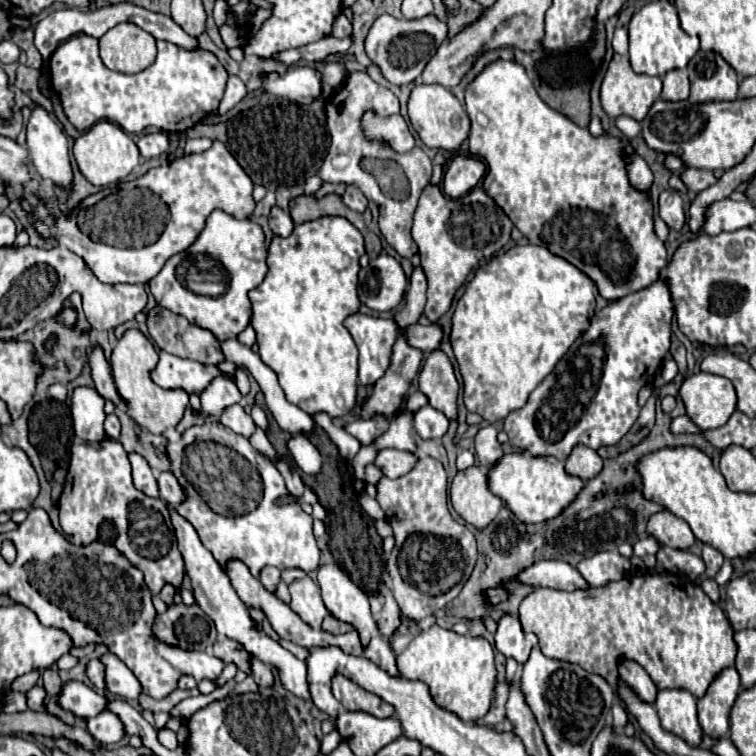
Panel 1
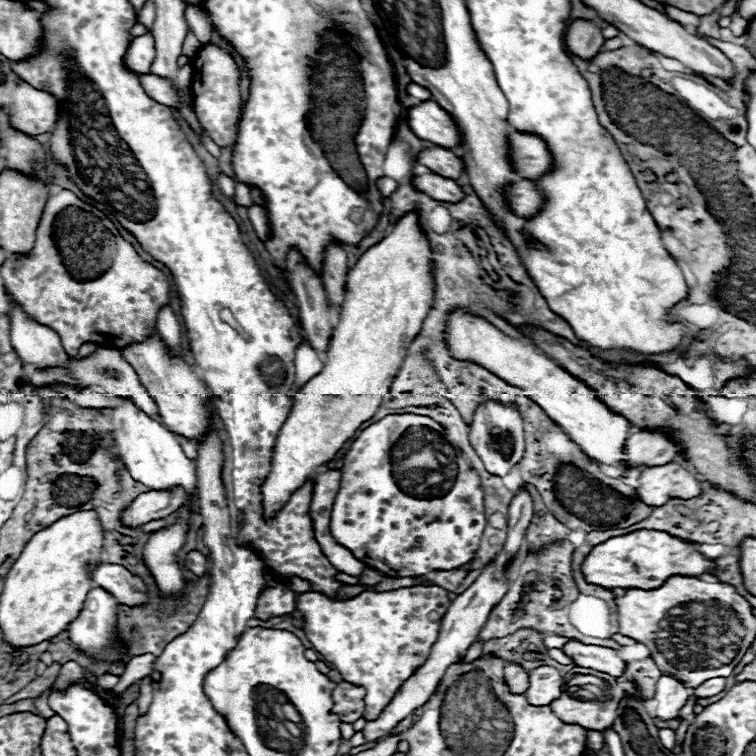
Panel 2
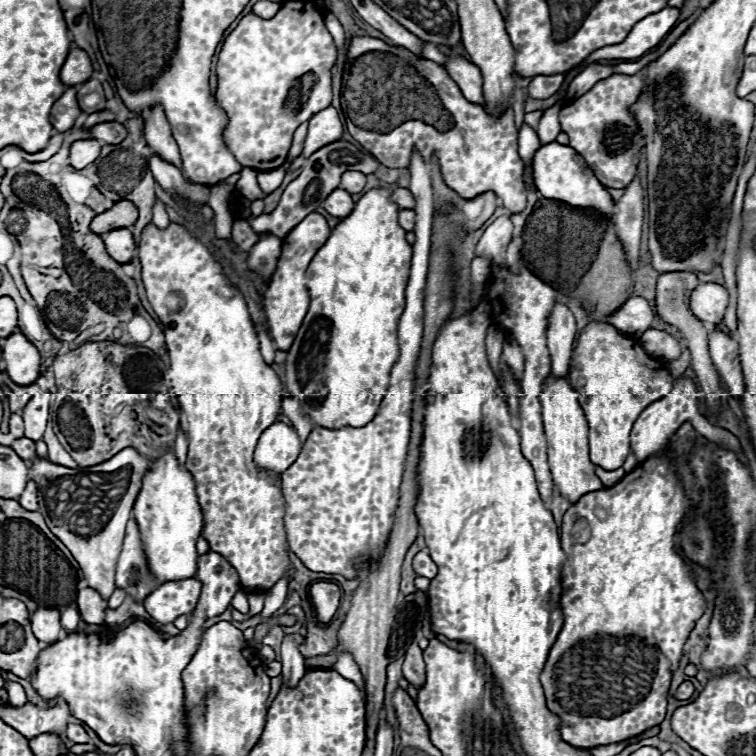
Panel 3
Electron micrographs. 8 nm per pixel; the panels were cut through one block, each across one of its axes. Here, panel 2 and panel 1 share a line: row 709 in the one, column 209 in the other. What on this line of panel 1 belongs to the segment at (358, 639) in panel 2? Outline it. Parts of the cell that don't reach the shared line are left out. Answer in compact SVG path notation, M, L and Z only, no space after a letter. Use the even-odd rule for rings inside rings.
M164 350L159 351L158 364L150 372L150 378L160 388L166 388L166 390L180 388L188 394L198 394L198 396L204 392L204 388L208 388L208 384L216 376L228 376L230 380L236 380L234 374L224 374L224 372L220 372L218 366L208 366L208 364L200 364L200 362L194 362L188 358L178 358ZM164 358L170 358L172 366L168 366Z

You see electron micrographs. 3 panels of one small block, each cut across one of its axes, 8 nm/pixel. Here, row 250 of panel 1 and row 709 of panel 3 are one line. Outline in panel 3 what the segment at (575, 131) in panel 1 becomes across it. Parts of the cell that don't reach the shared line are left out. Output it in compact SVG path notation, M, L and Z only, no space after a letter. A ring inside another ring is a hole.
M670 442L656 454L648 456L644 462L640 462L630 474L626 474L618 484L610 486L610 488L602 488L596 492L588 492L584 494L574 506L570 506L570 510L564 514L562 520L562 550L566 552L566 564L562 568L562 596L560 596L560 606L564 612L564 626L558 634L556 644L552 646L546 666L540 674L540 682L544 686L544 696L546 696L546 704L548 708L558 714L564 720L562 726L562 740L578 746L578 748L594 748L594 746L602 746L602 744L612 744L612 742L622 742L626 738L638 736L644 730L658 726L664 716L666 716L666 698L668 698L668 688L670 688L670 680L672 680L672 672L680 666L680 658L682 658L682 650L686 644L686 638L690 634L690 630L694 628L696 620L704 614L708 602L704 600L702 592L696 586L694 580L694 572L692 568L686 564L686 560L678 554L676 546L678 546L678 532L680 526L684 524L684 520L690 516L692 512L692 498L688 496L688 492L684 490L684 482L678 474L678 460L672 456L670 452ZM594 506L602 506L608 512L606 520L598 520L594 514Z

